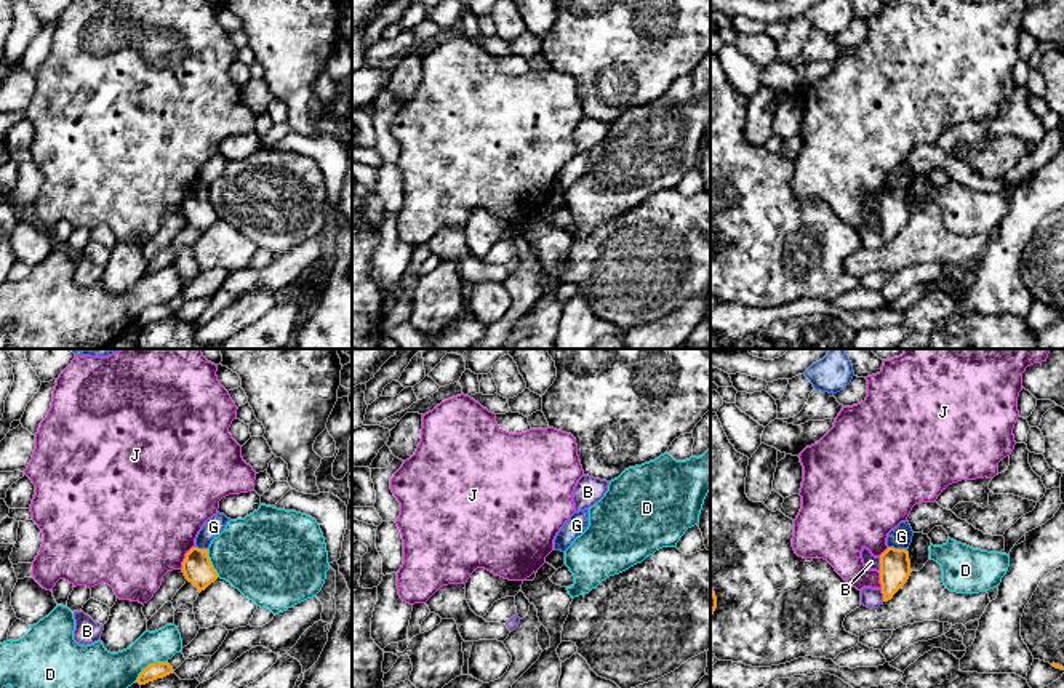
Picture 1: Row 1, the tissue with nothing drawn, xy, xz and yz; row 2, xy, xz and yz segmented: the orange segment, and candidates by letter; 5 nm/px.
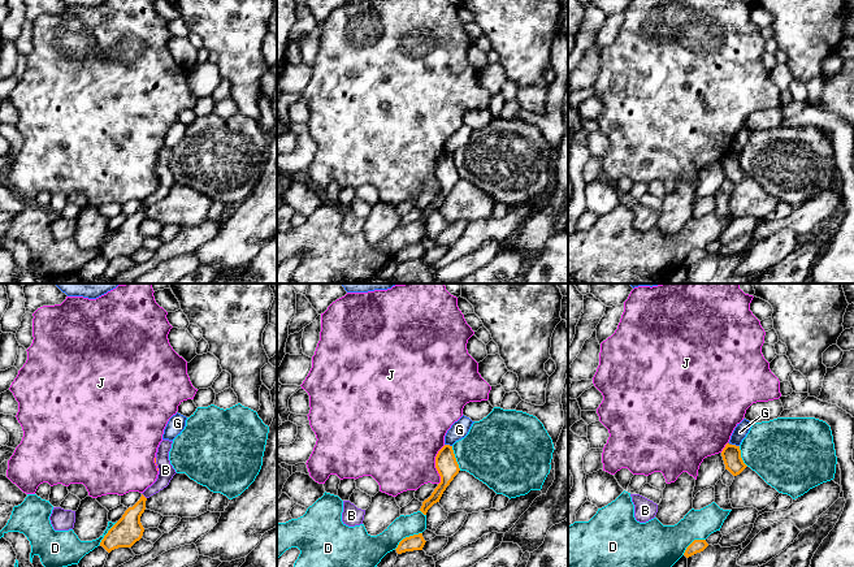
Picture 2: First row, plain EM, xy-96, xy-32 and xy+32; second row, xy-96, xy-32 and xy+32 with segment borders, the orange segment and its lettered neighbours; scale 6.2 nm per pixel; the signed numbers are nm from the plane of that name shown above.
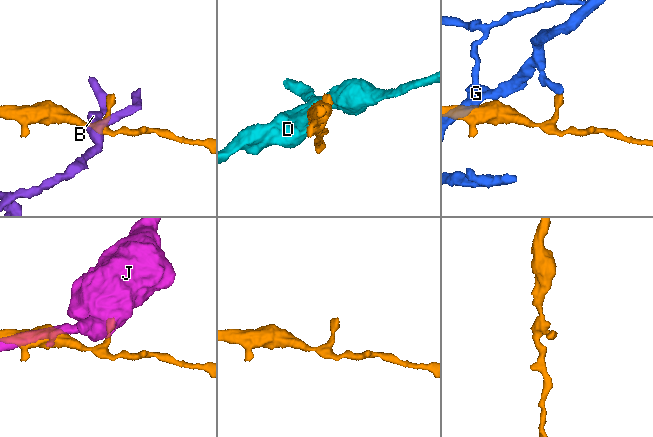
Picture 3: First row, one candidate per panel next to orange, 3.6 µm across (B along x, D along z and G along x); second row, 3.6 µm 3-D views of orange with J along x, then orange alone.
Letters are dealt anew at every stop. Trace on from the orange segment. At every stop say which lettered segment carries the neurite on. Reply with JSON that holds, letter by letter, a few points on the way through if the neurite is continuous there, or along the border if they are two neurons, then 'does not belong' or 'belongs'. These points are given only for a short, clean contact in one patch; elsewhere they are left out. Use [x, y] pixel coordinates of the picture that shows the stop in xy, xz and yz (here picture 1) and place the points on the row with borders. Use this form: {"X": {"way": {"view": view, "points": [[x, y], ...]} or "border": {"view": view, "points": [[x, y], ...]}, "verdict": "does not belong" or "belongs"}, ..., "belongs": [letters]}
{"B": {"verdict": "does not belong"}, "D": {"verdict": "does not belong"}, "G": {"verdict": "does not belong"}, "J": {"verdict": "does not belong"}, "belongs": []}

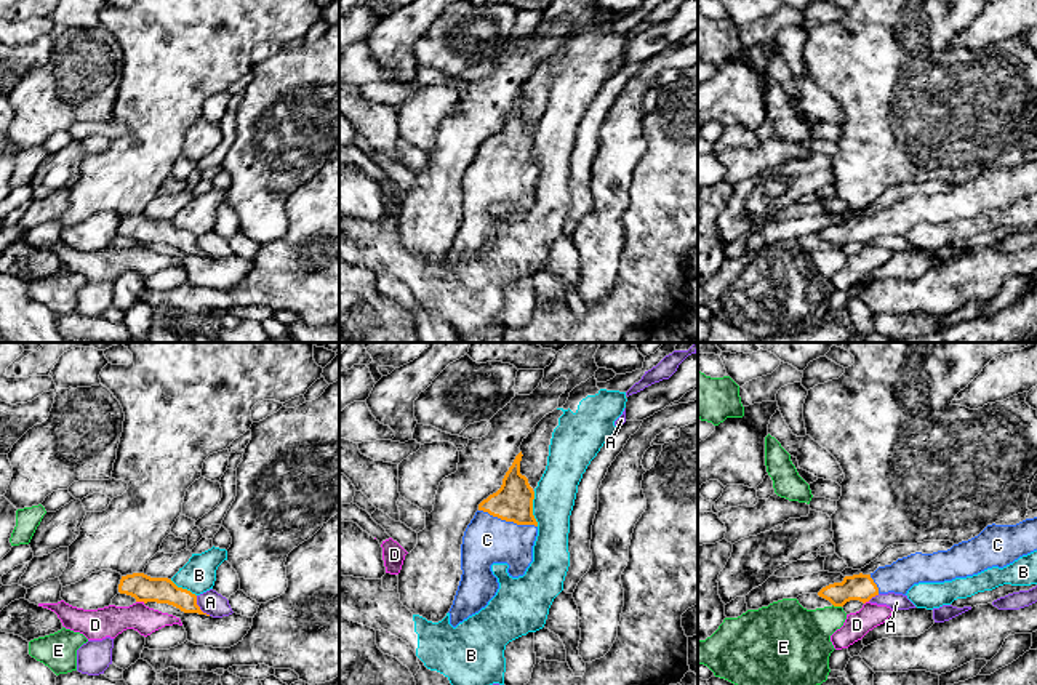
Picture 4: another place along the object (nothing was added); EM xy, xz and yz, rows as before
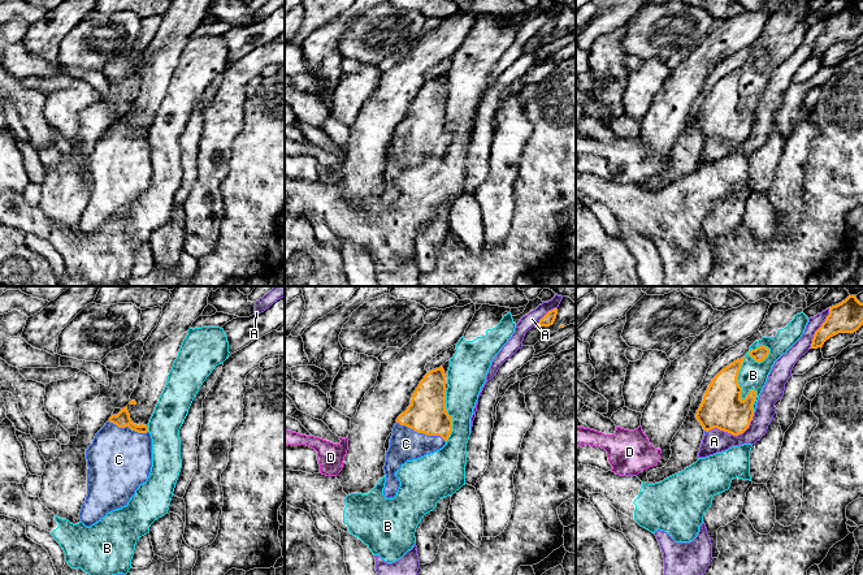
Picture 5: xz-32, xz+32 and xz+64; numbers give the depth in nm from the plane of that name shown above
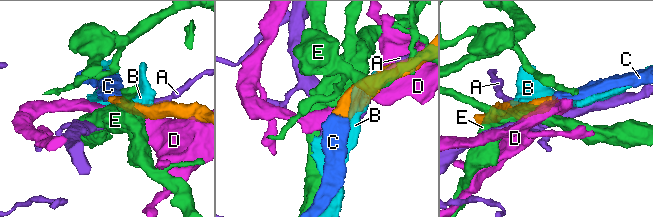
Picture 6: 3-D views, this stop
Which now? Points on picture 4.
{"A": {"verdict": "does not belong"}, "B": {"verdict": "does not belong"}, "C": {"way": {"view": "xz", "points": [[512, 501], [508, 520], [487, 540]]}, "verdict": "belongs"}, "D": {"verdict": "does not belong"}, "E": {"verdict": "does not belong"}, "belongs": ["C"]}

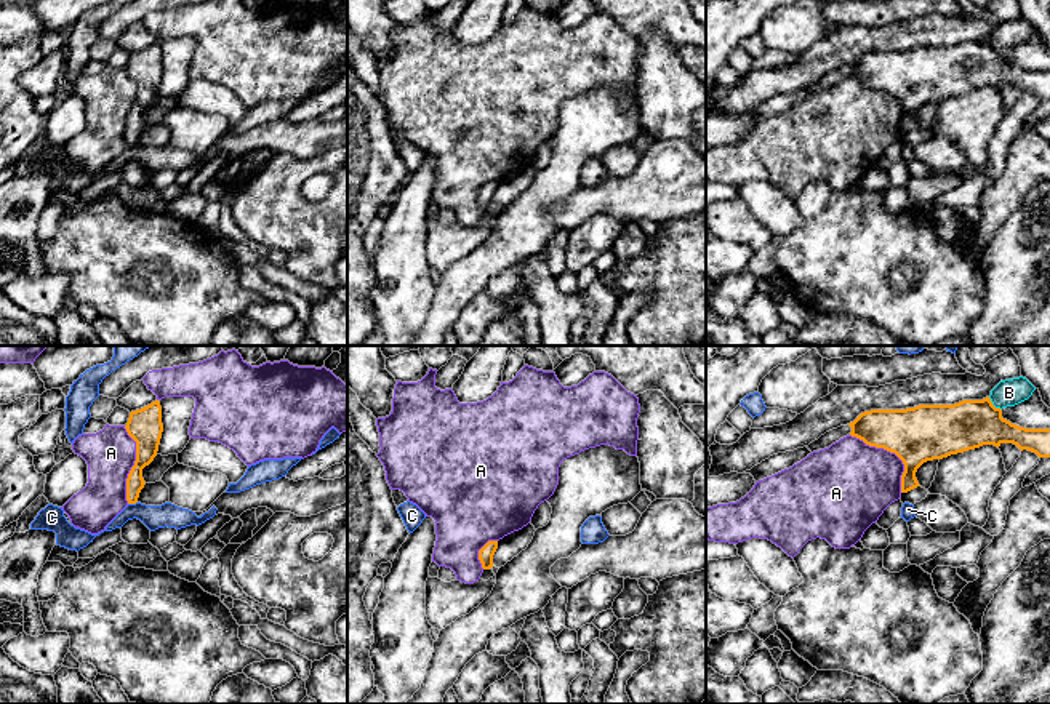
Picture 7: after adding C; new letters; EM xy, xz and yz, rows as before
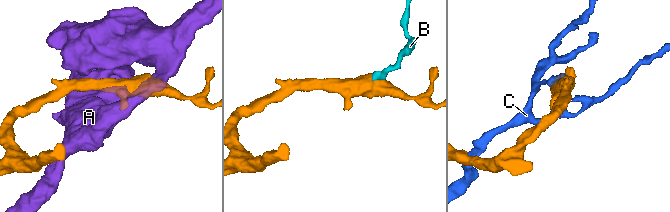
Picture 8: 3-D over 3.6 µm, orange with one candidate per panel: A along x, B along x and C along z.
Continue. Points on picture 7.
{"A": {"verdict": "does not belong"}, "B": {"border": {"view": "yz", "points": [[988, 397], [1001, 410]]}, "verdict": "does not belong"}, "C": {"border": {"view": "xy", "points": [[136, 501], [128, 504]]}, "verdict": "does not belong"}, "belongs": []}

